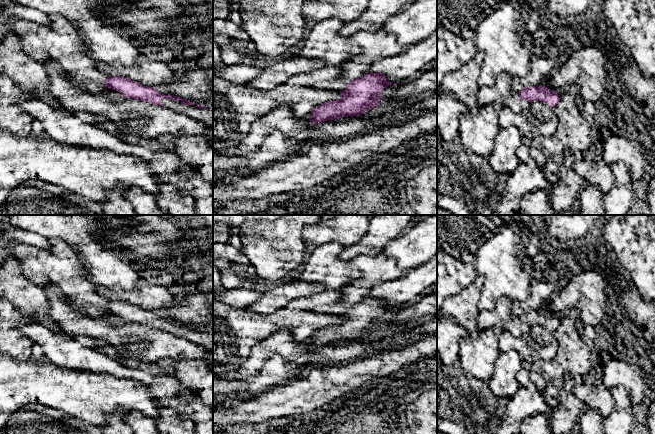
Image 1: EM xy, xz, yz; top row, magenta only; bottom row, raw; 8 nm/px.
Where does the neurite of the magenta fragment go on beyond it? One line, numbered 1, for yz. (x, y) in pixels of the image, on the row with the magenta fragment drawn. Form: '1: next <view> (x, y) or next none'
1: next none

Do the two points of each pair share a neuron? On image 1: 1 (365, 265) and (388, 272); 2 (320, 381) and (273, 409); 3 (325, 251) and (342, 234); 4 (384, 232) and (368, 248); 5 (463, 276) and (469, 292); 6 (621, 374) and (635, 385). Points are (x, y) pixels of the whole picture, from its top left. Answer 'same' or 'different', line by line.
1: same
2: same
3: different
4: same
5: different
6: same

